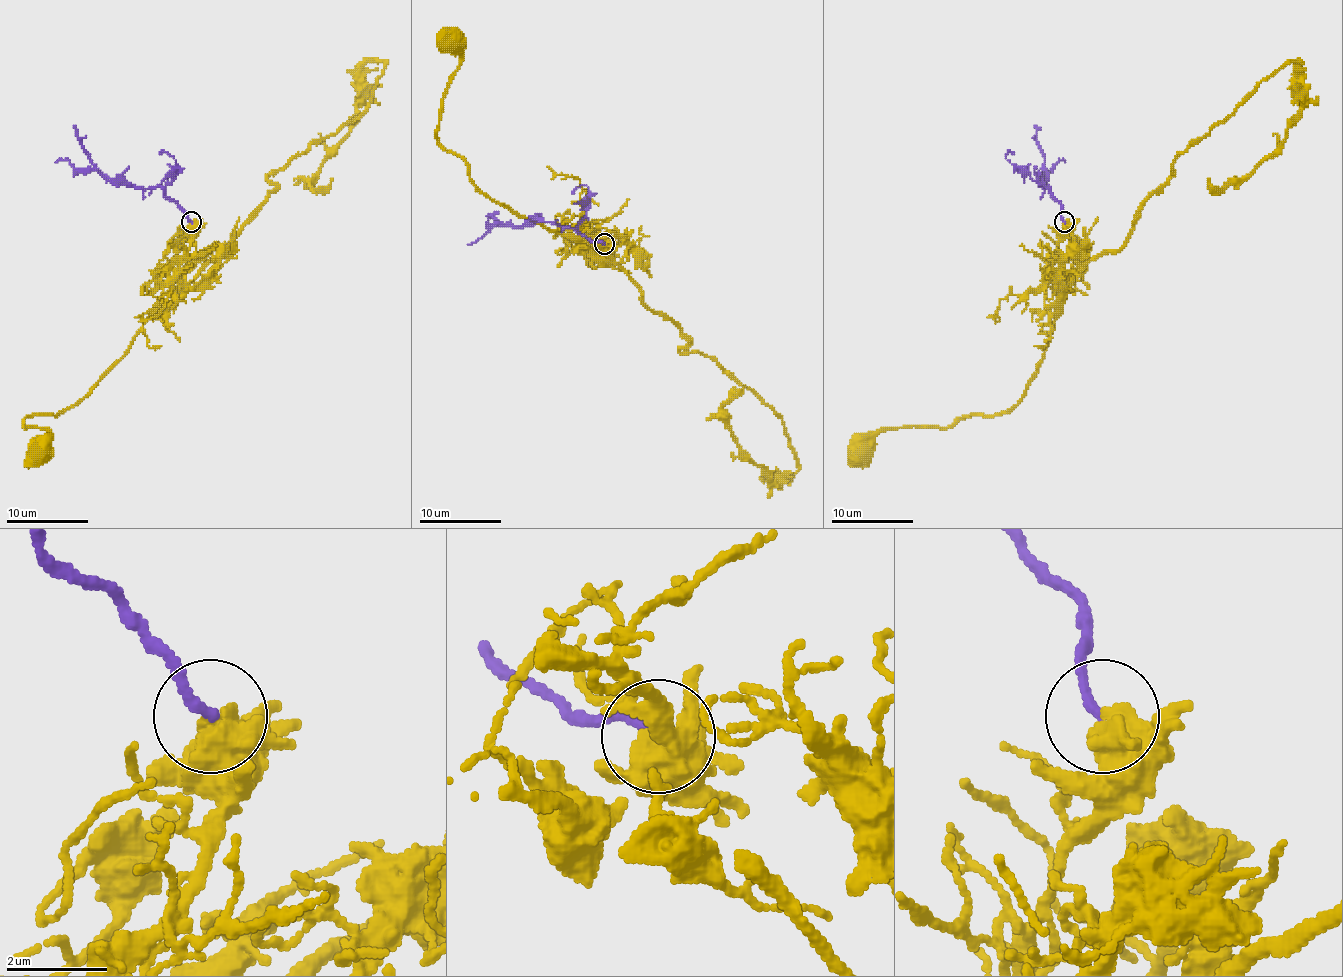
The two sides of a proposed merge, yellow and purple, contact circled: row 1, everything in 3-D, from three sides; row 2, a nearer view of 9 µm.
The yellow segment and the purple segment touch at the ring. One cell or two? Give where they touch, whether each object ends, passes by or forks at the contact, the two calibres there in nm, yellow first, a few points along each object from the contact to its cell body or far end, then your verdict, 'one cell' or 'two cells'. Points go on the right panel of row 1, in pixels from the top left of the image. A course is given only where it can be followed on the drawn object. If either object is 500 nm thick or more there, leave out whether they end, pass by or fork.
(1064, 222) | yellow passes by | purple ends | 480/190 nm | yellow via (1065, 221), (1054, 323), (1014, 407), (946, 427), (903, 425), (862, 446) | purple via (1065, 221), (1061, 205), (1048, 186), (1042, 186), (1044, 154), (1036, 139), (1036, 125) | two cells

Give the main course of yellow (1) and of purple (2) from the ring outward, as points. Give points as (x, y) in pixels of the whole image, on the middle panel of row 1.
1: (602, 244), (520, 218), (441, 144), (441, 99), (461, 54), (451, 42)
2: (604, 244), (590, 240), (572, 228), (549, 222), (502, 224), (492, 216), (486, 216)

